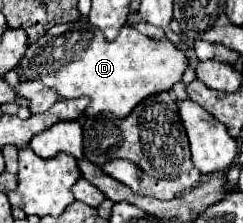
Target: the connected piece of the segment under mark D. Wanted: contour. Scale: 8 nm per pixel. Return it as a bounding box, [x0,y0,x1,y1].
[16,19,188,117]

